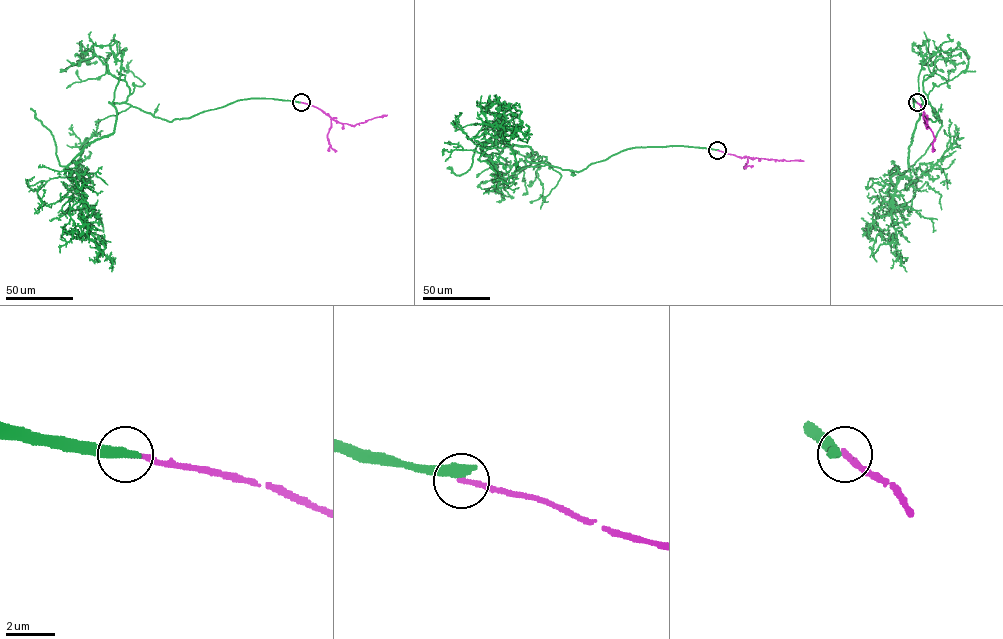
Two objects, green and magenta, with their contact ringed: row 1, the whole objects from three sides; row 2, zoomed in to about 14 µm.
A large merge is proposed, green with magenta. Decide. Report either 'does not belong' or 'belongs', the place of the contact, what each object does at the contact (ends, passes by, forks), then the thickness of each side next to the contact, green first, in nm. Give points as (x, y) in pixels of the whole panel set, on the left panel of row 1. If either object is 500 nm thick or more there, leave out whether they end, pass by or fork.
does not belong | (301, 102) | green ends | magenta ends | 480/240 nm

